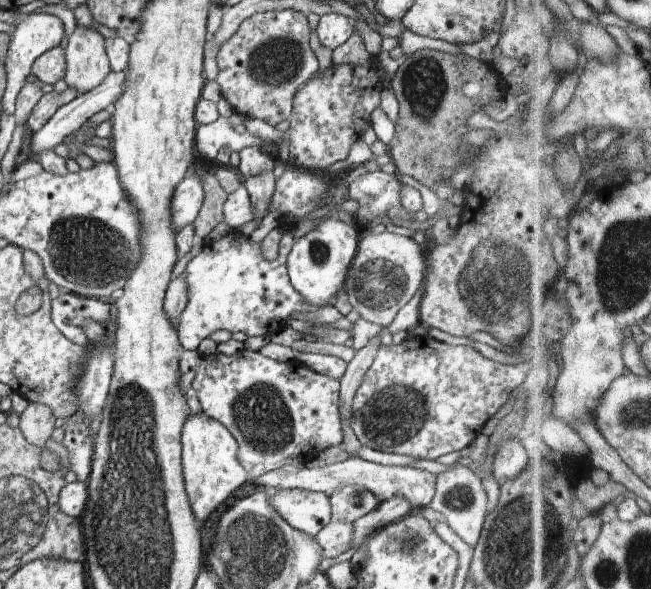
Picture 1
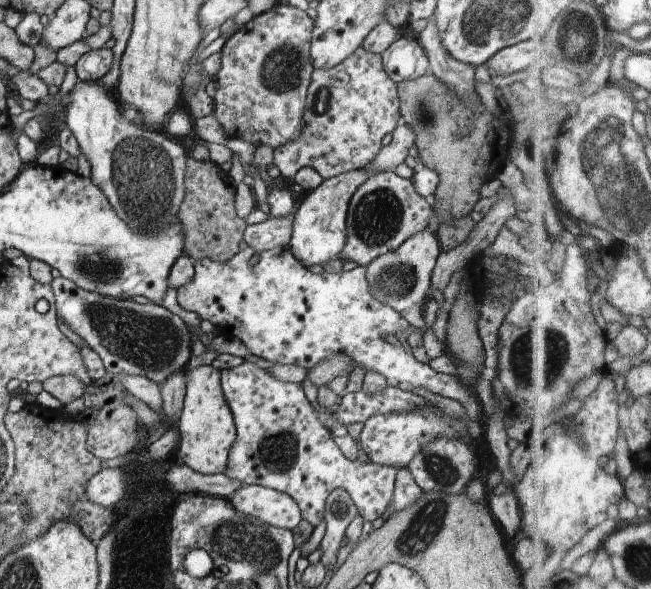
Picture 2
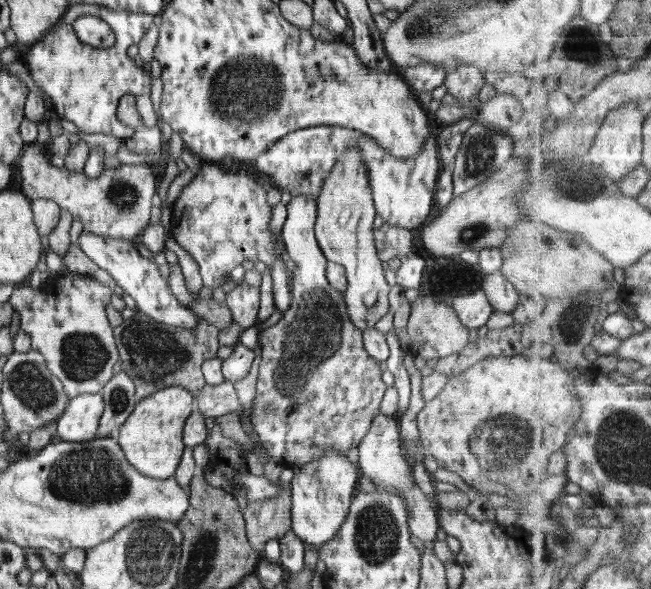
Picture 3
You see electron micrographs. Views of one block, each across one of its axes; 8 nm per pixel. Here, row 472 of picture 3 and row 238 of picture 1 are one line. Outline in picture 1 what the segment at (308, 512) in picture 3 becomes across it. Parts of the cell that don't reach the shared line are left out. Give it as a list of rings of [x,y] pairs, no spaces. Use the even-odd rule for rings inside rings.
[[[337,216],[320,220],[317,227],[295,242],[287,257],[287,271],[292,286],[304,297],[304,300],[314,310],[327,305],[331,296],[344,288],[345,276],[356,254],[360,230]]]

